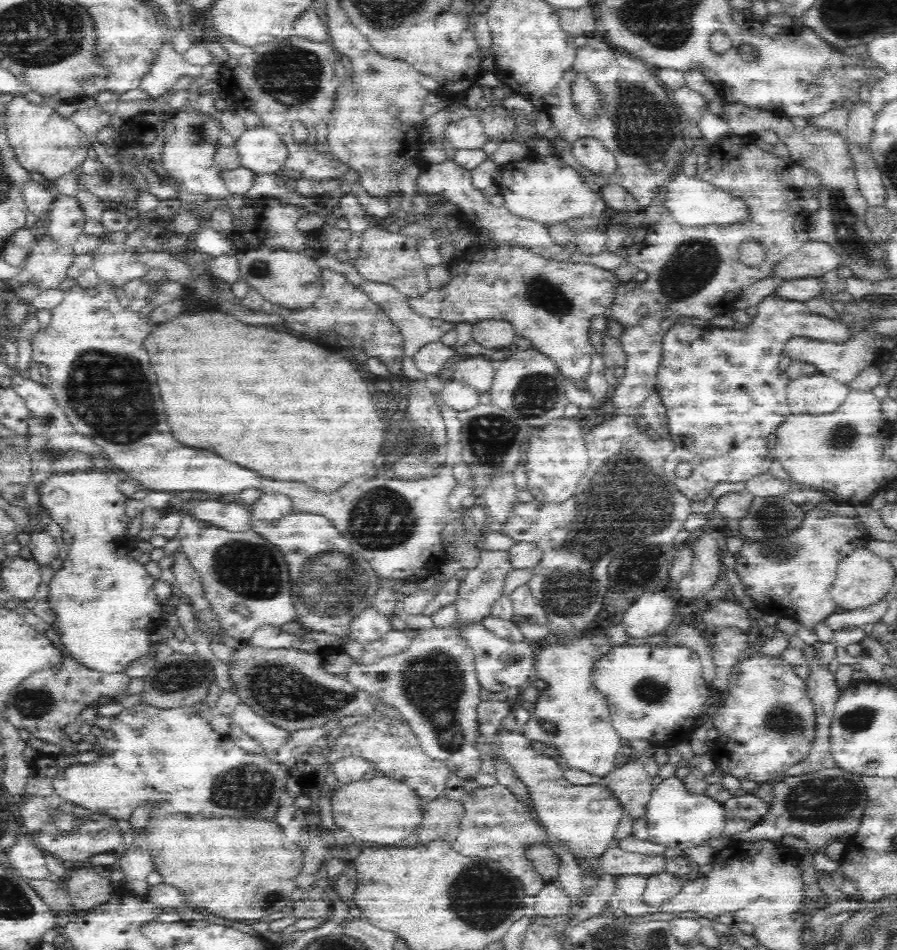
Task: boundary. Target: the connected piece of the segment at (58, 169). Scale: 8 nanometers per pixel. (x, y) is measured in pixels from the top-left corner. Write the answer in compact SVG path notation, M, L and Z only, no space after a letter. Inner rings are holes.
M14 96L6 108L6 134L20 166L28 172L42 174L46 182L68 178L68 174L80 168L84 164L84 158L92 154L88 136L80 128L76 128L70 118L60 116L56 108L32 104L24 96Z

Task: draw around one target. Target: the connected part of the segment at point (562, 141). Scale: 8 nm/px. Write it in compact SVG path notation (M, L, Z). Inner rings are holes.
M588 36L586 38L586 46L584 48L576 48L576 60L572 64L572 68L562 76L560 86L548 94L544 98L544 112L548 114L552 128L556 128L558 136L552 142L552 156L560 156L568 166L578 170L578 176L588 184L588 188L594 190L602 190L604 186L620 186L622 190L628 190L628 194L640 204L640 210L650 208L654 202L658 202L658 194L662 192L662 186L668 186L678 174L678 170L682 170L682 160L684 156L688 156L688 146L684 146L684 134L682 134L682 120L684 116L680 114L678 106L674 104L674 100L668 98L668 92L664 88L664 84L660 82L656 72L650 72L646 68L648 64L644 64L642 60L638 60L636 56L628 56L618 48L612 48L612 44L608 44L602 36ZM576 82L590 82L590 86L594 86L594 94L596 100L600 102L600 108L596 112L580 112L576 106L576 94L572 92L572 86L576 86ZM580 138L596 138L600 140L618 160L618 170L610 176L610 178L602 178L602 176L594 176L594 174L586 174L584 166L576 160L572 146L576 140Z

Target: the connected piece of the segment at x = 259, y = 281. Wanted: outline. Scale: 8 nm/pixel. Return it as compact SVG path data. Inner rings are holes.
M252 248L244 250L238 256L238 276L252 290L256 290L266 302L282 306L286 310L306 310L316 304L324 290L324 270L314 258L308 258L300 252L274 250L274 248Z

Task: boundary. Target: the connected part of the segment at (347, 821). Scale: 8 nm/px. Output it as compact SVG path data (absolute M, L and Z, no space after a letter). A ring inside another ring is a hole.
M376 774L372 780L358 780L344 784L332 796L332 812L336 826L346 830L354 840L372 846L398 846L402 840L414 834L420 824L424 802L412 794L404 782L396 782L388 776Z

